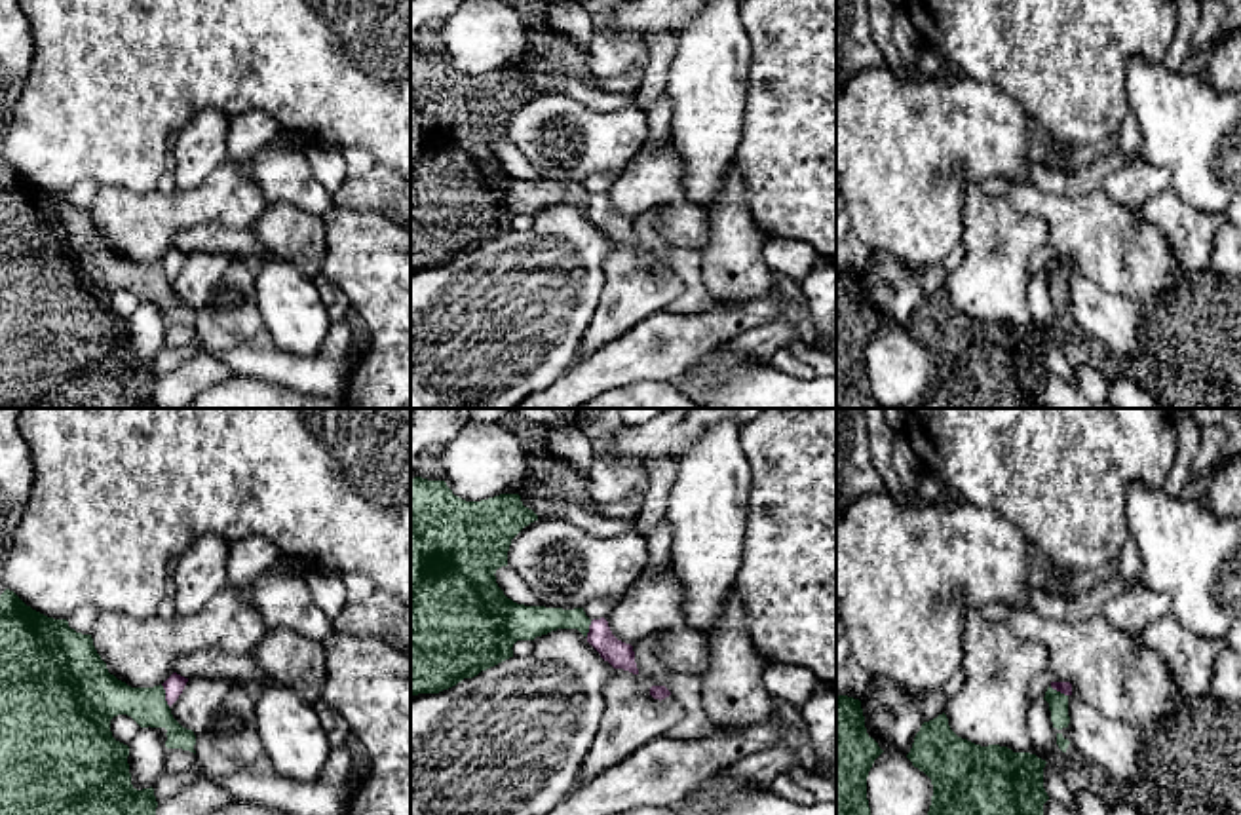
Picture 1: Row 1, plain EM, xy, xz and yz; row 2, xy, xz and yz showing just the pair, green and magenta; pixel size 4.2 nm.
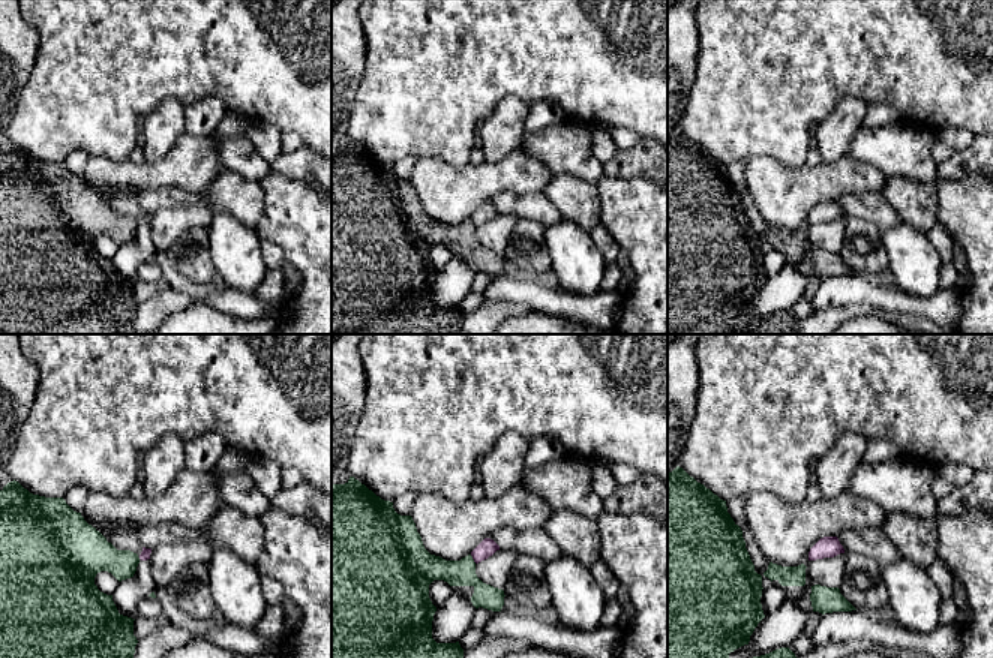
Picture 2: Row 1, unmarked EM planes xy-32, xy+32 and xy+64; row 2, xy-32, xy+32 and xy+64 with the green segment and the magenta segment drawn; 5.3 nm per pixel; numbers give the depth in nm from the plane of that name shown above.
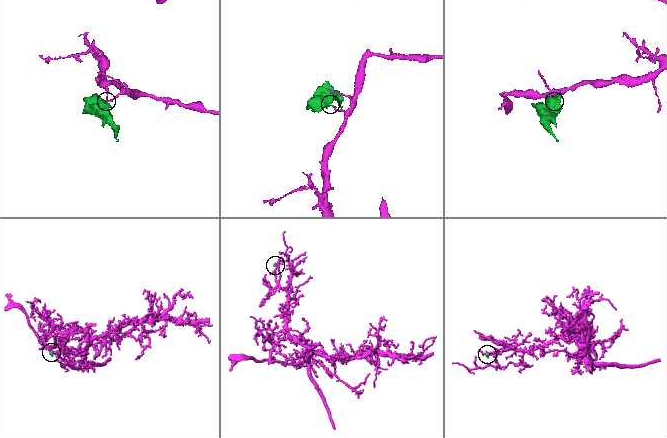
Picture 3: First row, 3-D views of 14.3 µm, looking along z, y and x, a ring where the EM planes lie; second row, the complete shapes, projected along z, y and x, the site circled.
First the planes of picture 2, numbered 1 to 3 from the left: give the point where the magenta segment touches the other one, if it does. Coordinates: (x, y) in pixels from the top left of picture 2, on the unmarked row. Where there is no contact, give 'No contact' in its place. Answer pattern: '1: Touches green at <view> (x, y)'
1: No contact
2: Touches green at xy+32 (473, 224)
3: No contact

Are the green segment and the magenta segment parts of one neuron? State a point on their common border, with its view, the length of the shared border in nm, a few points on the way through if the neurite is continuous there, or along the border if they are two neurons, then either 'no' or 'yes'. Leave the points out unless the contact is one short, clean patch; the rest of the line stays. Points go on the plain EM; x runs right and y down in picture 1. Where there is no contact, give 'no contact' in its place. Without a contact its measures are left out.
xy (164, 270) | 100 nm | along xy (160, 259), (170, 280) | no

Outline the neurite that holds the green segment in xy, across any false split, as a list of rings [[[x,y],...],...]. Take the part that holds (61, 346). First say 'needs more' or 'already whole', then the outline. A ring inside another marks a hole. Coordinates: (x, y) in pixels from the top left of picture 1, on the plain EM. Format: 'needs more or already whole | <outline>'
already whole | [[[6,163],[0,169],[0,408],[146,408],[154,403],[154,363],[137,365],[131,359],[129,321],[110,306],[118,289],[131,291],[141,302],[165,302],[167,323],[196,329],[196,310],[173,293],[162,258],[131,262],[118,255],[97,228],[91,209],[32,184]]]

